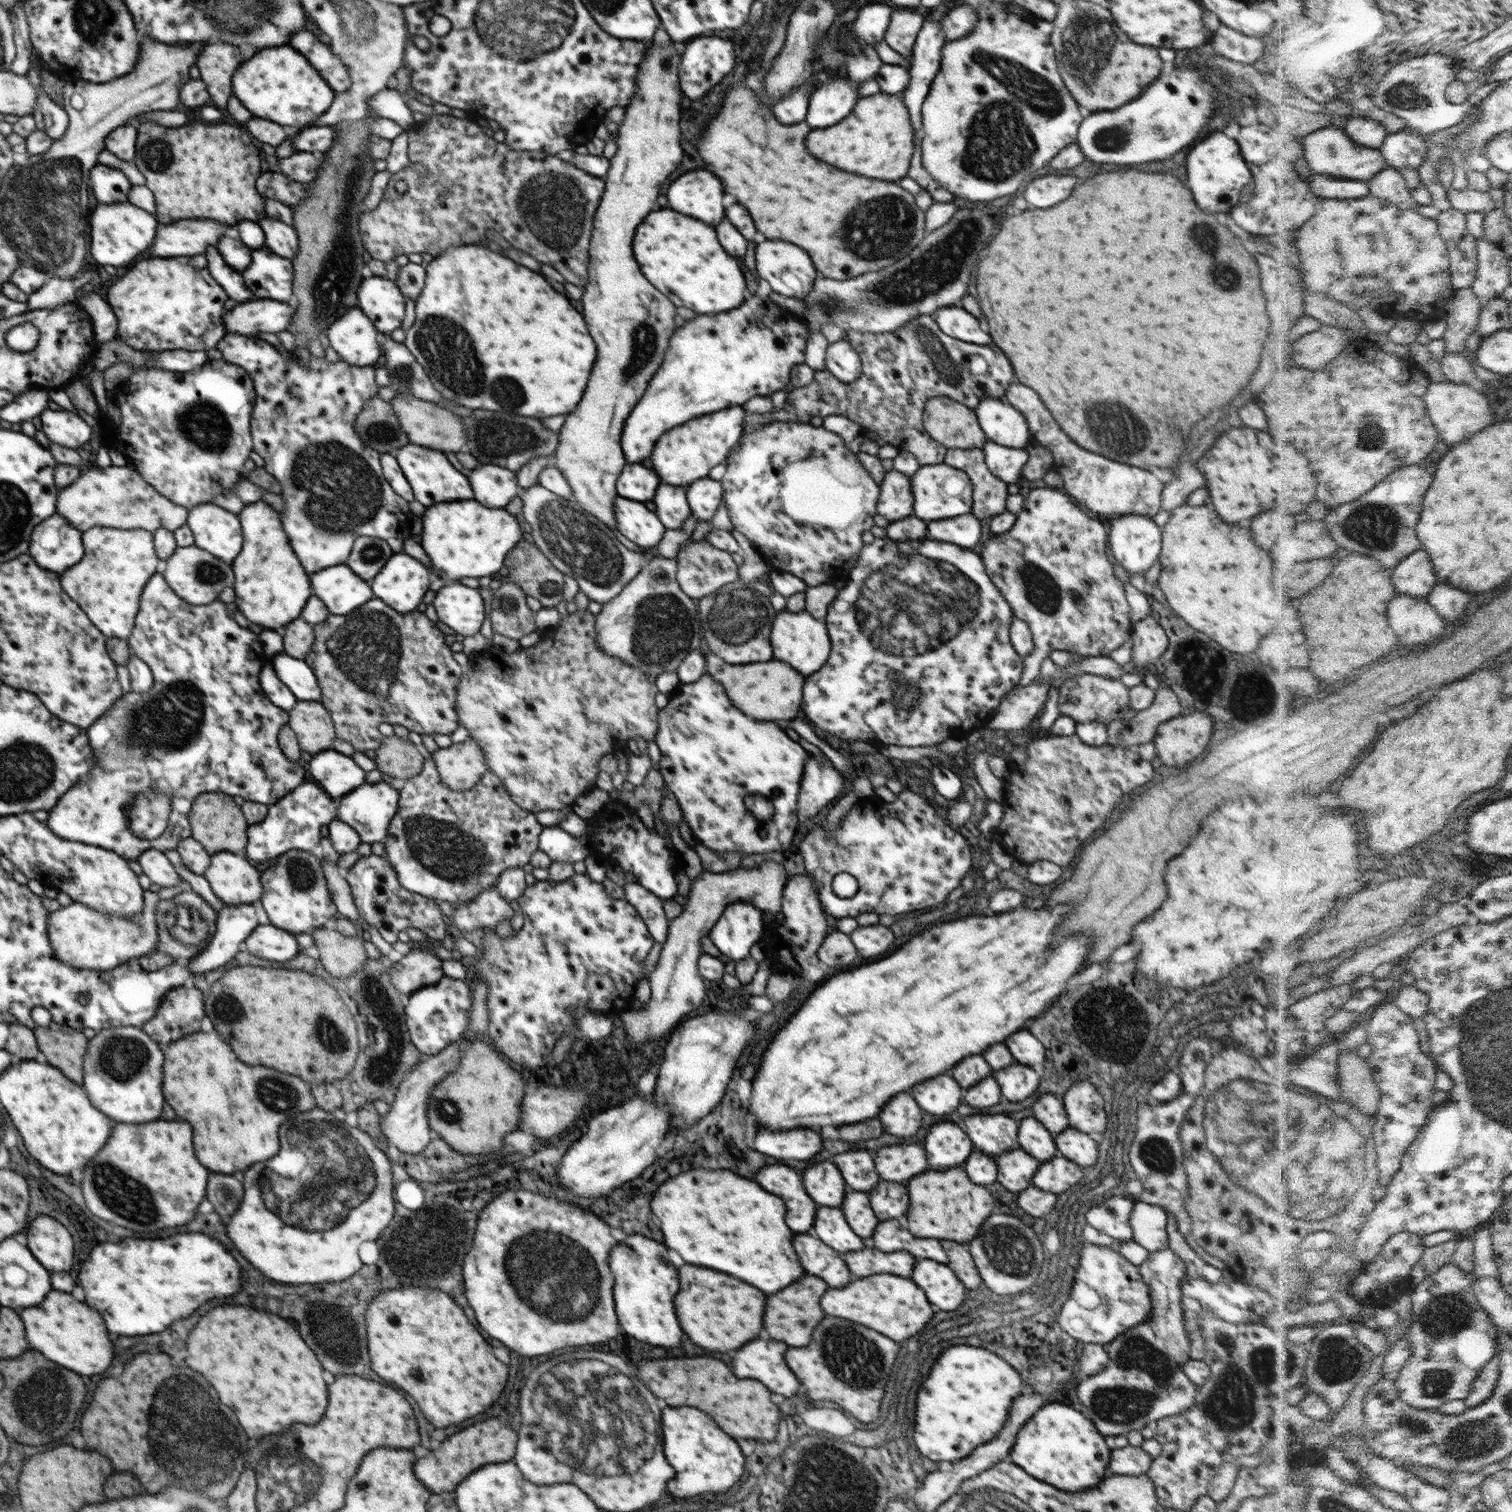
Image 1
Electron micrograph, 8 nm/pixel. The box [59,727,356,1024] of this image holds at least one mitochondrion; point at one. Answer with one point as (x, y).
(186, 927)

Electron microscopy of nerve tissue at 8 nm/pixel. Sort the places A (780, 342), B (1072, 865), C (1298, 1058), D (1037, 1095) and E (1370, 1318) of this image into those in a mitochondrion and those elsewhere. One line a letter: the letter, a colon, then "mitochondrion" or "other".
A: other
B: other
C: other
D: other
E: other

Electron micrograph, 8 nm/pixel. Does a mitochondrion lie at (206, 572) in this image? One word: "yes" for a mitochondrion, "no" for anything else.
yes

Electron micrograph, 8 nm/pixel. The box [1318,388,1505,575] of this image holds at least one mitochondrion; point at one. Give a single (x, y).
(1376, 526)

